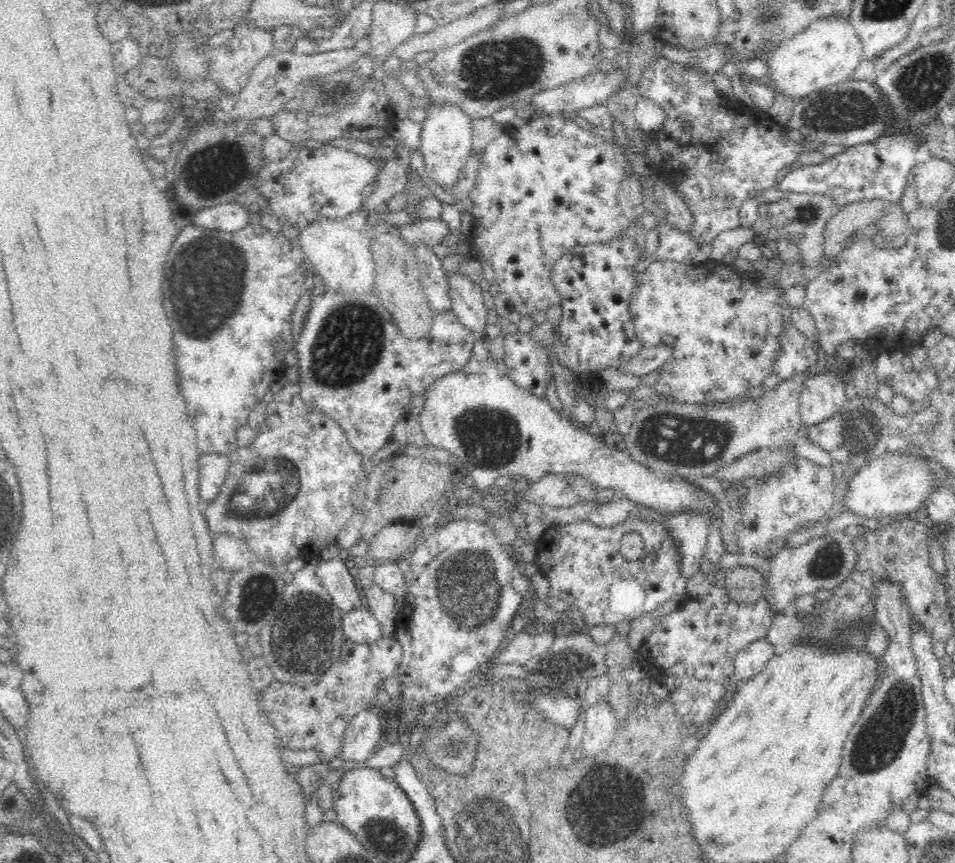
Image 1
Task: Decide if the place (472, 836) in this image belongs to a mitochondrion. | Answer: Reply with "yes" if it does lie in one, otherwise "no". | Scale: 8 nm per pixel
yes

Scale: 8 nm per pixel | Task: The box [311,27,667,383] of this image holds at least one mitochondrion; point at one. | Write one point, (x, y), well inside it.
(496, 68)

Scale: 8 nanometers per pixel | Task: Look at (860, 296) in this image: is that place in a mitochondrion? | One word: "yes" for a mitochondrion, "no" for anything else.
no

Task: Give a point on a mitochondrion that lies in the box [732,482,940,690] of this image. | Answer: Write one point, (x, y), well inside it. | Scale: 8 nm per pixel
(856, 614)

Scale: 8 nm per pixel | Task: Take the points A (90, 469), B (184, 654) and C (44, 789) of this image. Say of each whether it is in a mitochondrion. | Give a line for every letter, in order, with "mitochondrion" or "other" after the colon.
A: other
B: other
C: other

